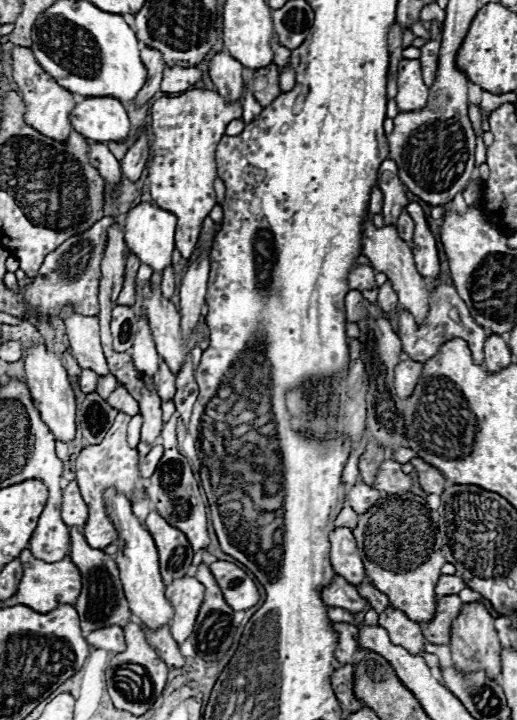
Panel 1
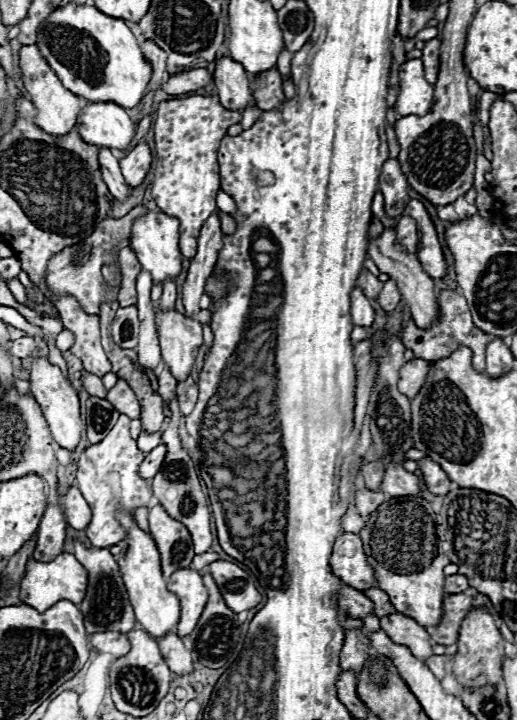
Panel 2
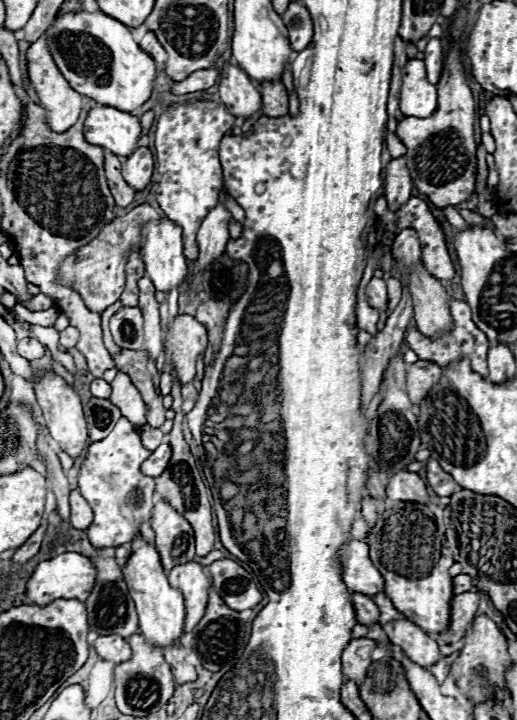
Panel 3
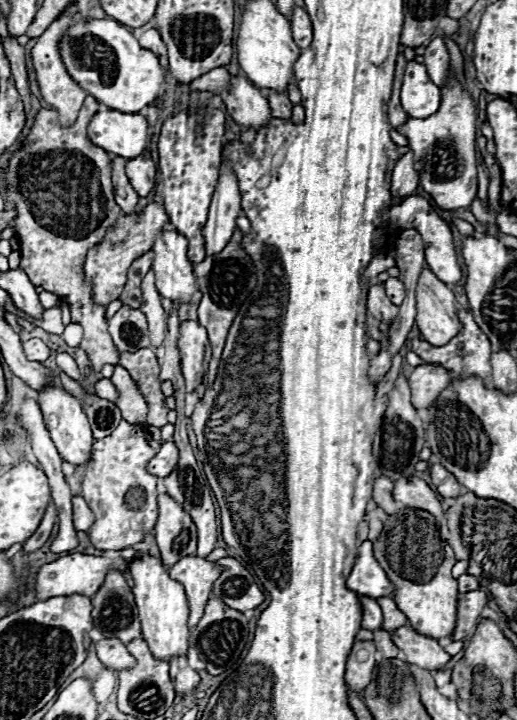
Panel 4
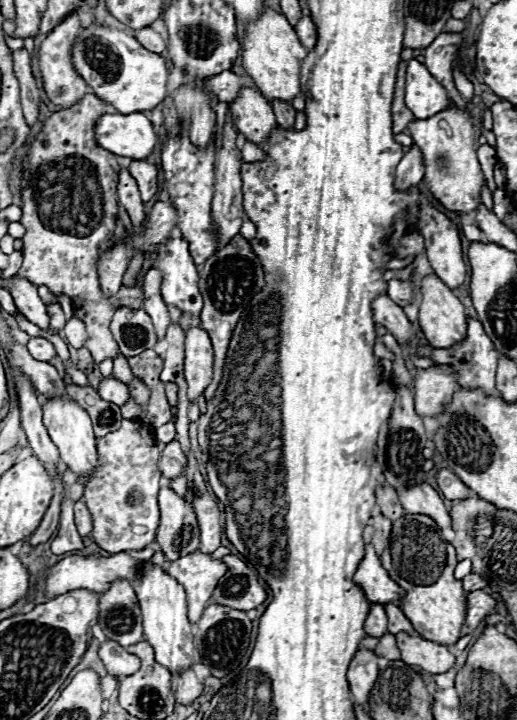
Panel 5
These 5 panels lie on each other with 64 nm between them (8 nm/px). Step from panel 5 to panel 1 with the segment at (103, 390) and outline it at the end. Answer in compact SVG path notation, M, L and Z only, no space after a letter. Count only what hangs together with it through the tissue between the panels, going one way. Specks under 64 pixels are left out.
M82 370L82 374L80 374L82 392L92 394L92 392L96 392L96 386L98 386L98 376L92 370Z

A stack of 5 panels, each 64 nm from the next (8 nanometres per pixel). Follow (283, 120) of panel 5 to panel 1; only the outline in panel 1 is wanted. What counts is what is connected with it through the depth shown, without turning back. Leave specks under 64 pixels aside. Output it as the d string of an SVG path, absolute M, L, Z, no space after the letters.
M270 64L266 68L256 70L248 88L254 94L254 98L260 102L260 106L270 106L280 96L278 66Z

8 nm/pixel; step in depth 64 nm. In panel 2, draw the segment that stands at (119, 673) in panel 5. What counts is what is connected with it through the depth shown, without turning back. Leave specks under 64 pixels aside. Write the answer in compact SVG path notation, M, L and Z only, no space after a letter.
M96 632L90 640L90 644L100 652L100 654L110 654L112 658L122 658L130 652L130 642L124 634L116 632Z

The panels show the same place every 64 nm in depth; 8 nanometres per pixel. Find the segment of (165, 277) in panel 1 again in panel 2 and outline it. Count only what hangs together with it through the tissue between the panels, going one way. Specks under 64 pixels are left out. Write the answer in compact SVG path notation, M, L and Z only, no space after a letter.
M168 279L166 284L162 285L162 296L160 305L162 310L174 310L177 298L177 286L174 279Z

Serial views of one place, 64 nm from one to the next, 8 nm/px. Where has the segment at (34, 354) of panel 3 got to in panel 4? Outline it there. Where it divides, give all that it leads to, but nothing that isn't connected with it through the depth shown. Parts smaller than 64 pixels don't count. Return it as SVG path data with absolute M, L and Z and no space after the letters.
M30 338L22 346L24 346L24 354L28 358L36 360L36 362L44 362L50 356L50 352L52 352L52 348L44 340L40 340L40 338Z

